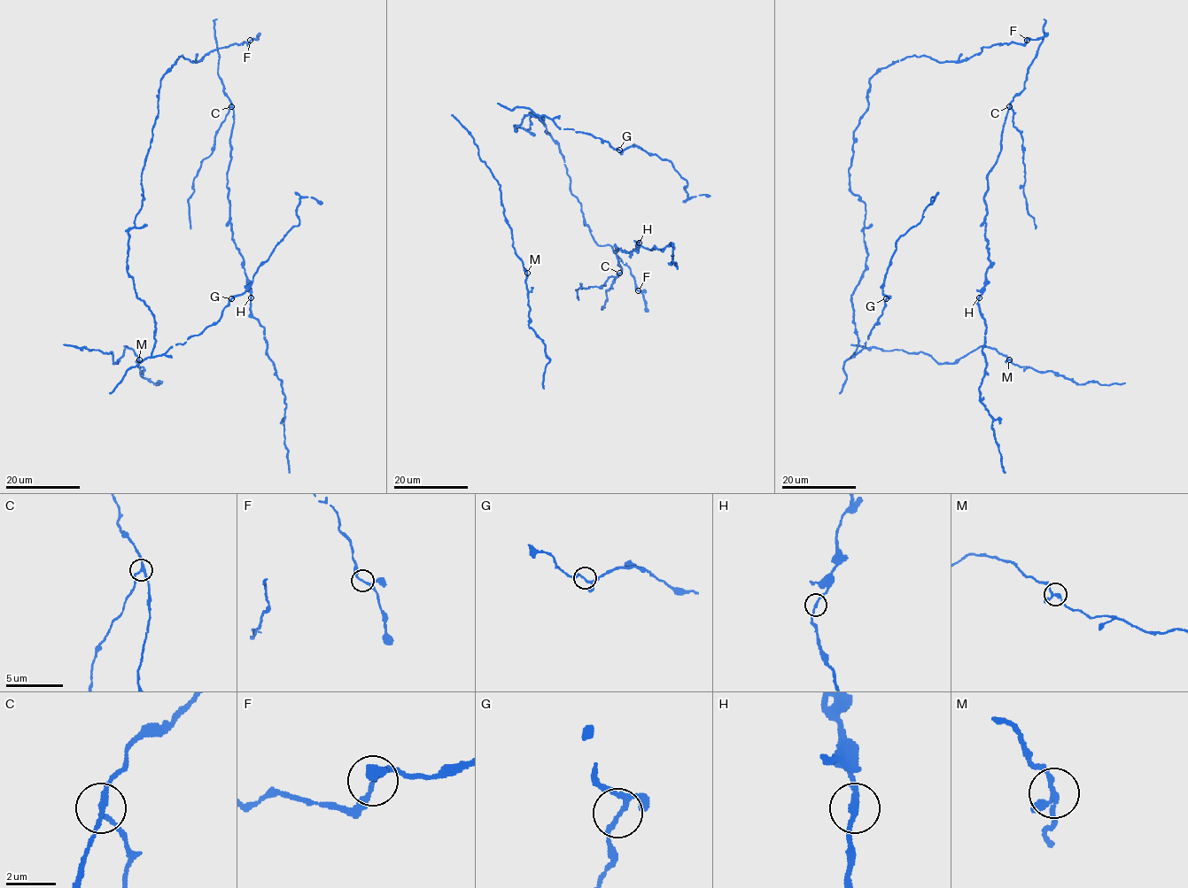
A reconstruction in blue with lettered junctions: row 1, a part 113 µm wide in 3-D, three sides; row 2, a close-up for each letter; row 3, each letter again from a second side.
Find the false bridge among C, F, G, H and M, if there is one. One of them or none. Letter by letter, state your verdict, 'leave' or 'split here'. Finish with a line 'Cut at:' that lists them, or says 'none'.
C: split here
F: leave
G: leave
H: leave
M: leave
Cut at: C

